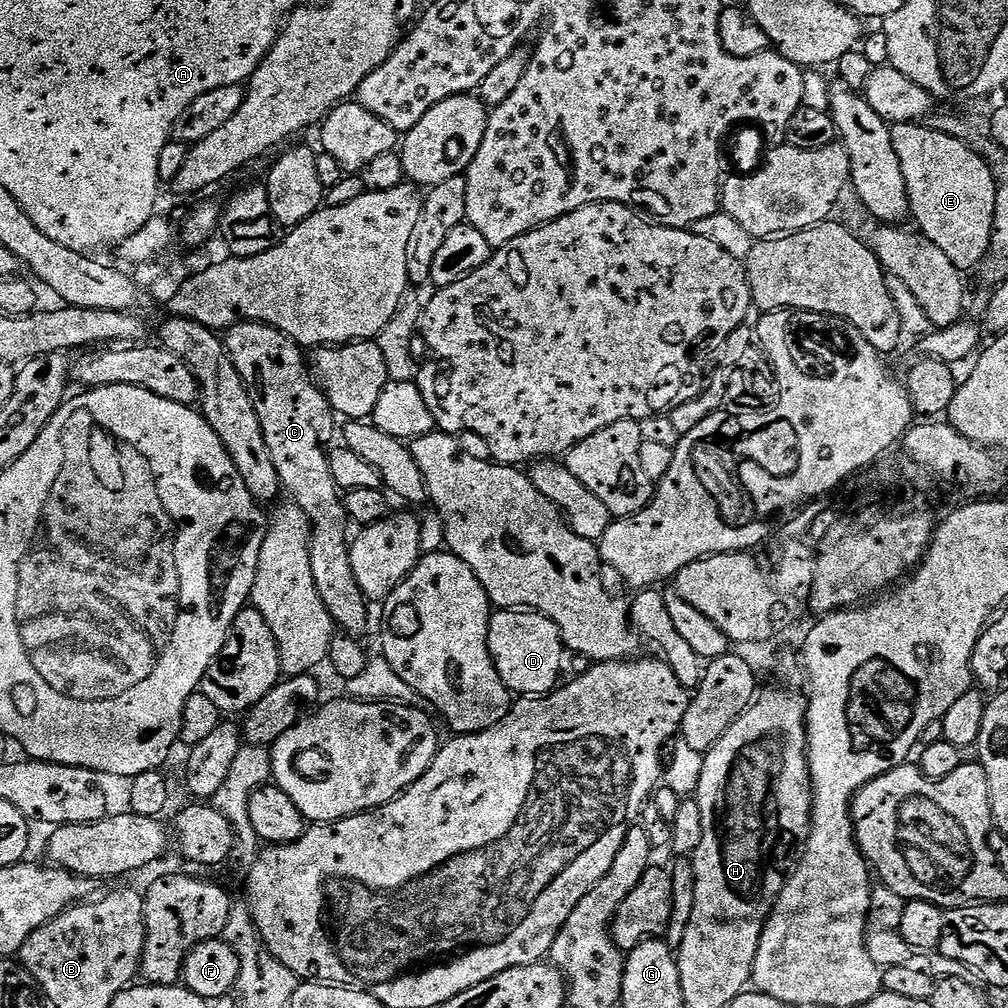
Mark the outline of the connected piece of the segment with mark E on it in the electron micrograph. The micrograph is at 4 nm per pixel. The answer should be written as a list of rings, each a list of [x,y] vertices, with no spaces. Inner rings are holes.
[[[918,122],[891,125],[891,141],[907,184],[909,213],[911,219],[916,220],[919,233],[936,244],[961,272],[973,271],[991,244],[999,185],[991,163],[974,154],[960,140]]]

